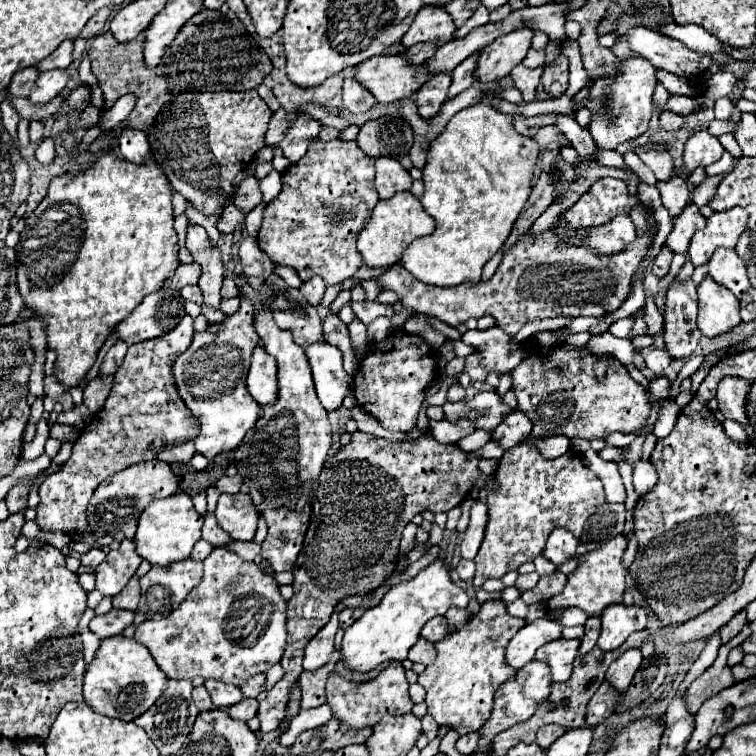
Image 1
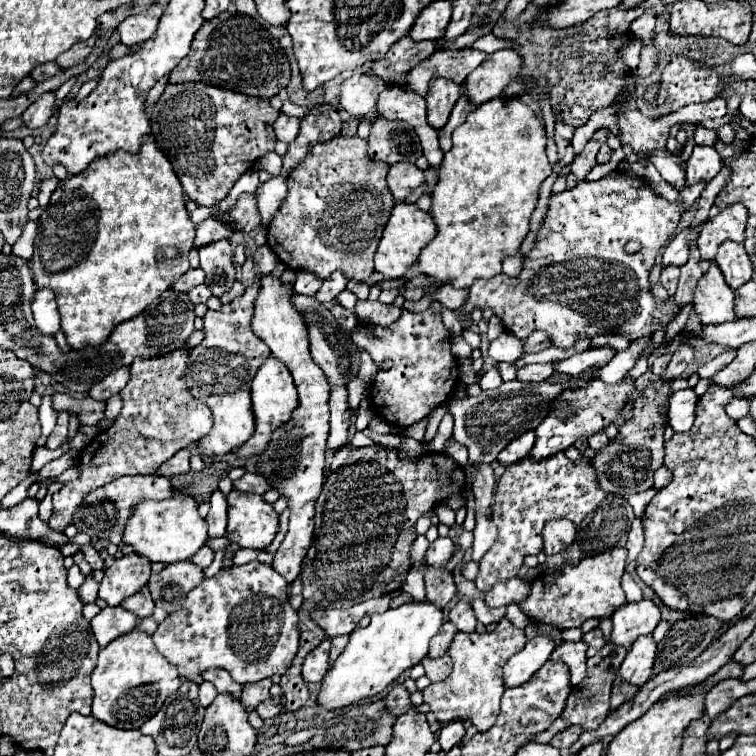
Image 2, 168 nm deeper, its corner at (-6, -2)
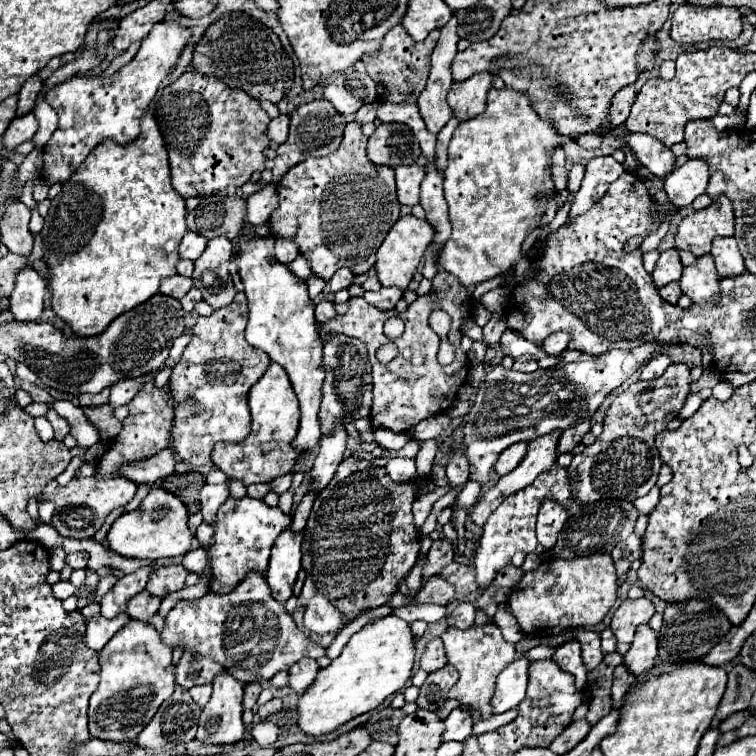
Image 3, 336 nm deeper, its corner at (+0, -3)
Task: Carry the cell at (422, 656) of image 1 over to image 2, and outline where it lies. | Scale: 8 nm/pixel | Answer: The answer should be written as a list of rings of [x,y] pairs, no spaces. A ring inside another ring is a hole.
[[[426,656],[422,660],[422,666],[426,670],[426,676],[432,680],[432,682],[438,682],[438,680],[444,680],[448,674],[450,674],[450,668],[452,668],[452,660],[450,656],[442,656],[442,658],[430,658]]]

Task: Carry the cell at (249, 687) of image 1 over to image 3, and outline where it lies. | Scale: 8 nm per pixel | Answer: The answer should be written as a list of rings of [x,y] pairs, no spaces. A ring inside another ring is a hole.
[[[248,683],[246,685],[246,689],[244,689],[244,709],[252,709],[254,705],[256,705],[256,701],[258,701],[258,695],[262,693],[262,687],[260,687],[260,683]]]

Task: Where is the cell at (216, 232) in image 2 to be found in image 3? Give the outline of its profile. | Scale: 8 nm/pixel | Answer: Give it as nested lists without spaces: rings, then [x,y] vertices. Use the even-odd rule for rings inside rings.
[[[188,231],[180,243],[180,257],[182,259],[190,259],[190,261],[196,261],[202,251],[204,251],[204,245],[206,245],[206,239],[198,233],[192,233]]]

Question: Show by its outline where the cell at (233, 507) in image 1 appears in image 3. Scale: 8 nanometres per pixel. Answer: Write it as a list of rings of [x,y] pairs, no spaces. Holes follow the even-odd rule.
[[[228,497],[228,501],[218,509],[216,519],[212,523],[214,537],[208,545],[202,545],[208,551],[210,565],[212,565],[212,579],[210,579],[210,591],[212,593],[230,593],[234,587],[244,581],[244,577],[252,571],[266,573],[270,549],[276,541],[276,537],[292,525],[292,515],[282,513],[280,507],[270,507],[260,499],[244,497],[234,499]]]

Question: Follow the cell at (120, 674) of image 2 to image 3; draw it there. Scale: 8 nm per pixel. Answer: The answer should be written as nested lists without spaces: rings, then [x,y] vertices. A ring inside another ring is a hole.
[[[132,619],[98,655],[102,671],[100,685],[90,697],[90,735],[104,741],[132,741],[150,723],[162,701],[174,693],[172,647],[162,643],[160,631],[150,623]]]

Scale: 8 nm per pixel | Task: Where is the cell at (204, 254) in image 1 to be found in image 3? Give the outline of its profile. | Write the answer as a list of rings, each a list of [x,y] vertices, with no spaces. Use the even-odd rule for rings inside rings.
[[[214,237],[208,241],[206,251],[194,261],[192,283],[196,289],[220,291],[228,281],[228,263],[234,255],[234,247],[226,237]]]

